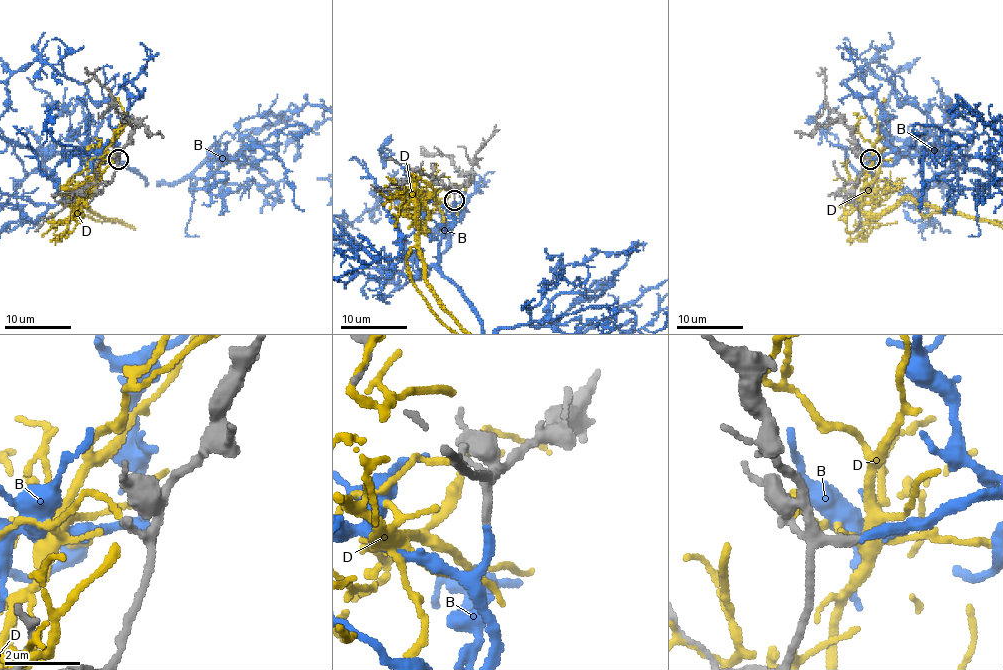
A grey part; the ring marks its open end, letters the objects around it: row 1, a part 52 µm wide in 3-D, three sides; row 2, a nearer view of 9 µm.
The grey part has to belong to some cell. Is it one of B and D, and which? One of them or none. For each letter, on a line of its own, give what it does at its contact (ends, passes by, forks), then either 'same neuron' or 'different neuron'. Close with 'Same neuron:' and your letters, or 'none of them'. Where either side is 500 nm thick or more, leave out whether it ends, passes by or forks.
B: it ends there; same neuron
D: it ends there; different neuron
Same neuron: B

